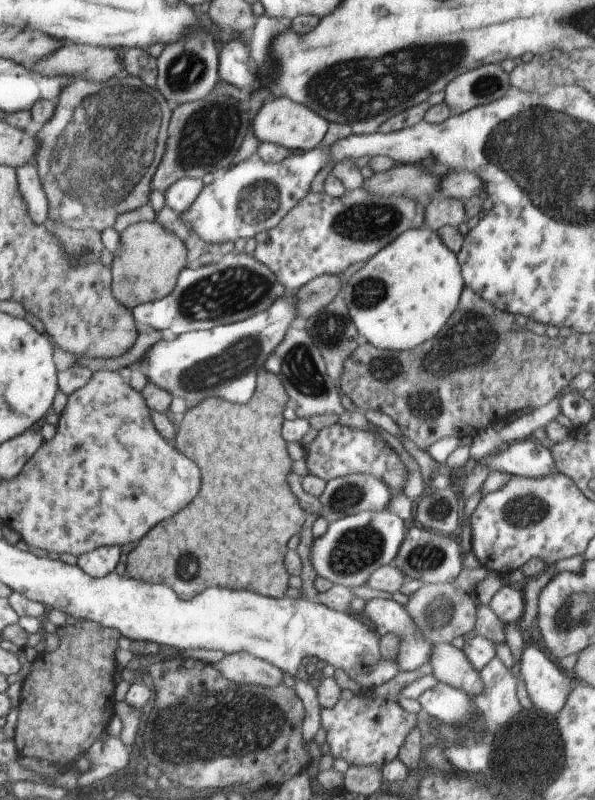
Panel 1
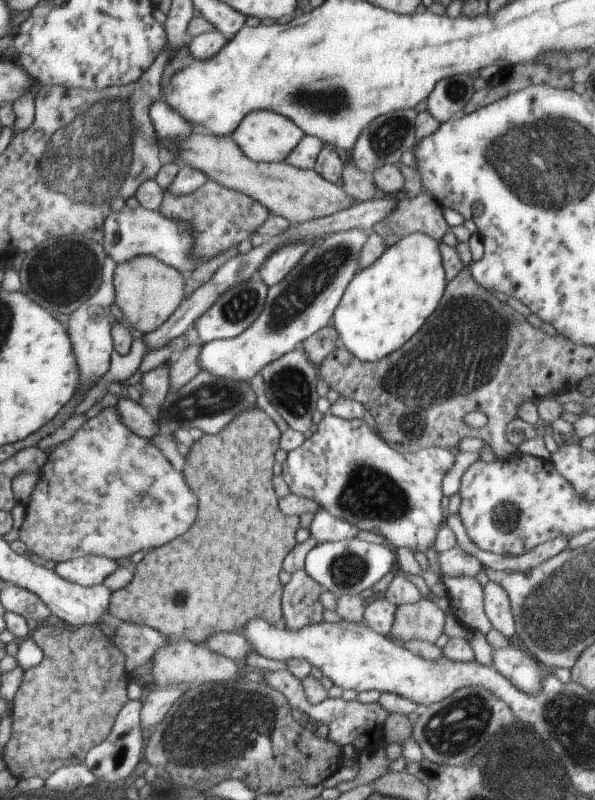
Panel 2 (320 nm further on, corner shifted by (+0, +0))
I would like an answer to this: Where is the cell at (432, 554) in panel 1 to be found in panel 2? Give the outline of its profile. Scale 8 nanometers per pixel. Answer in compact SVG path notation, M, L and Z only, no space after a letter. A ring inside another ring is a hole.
M455 547L438 554L440 575L452 578L476 577L482 571L481 563L462 548Z

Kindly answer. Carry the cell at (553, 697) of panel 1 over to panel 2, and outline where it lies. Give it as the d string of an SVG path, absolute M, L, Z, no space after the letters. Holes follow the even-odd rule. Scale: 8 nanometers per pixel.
M518 648L493 650L493 668L515 688L526 694L538 696L542 692L542 670L534 656Z

